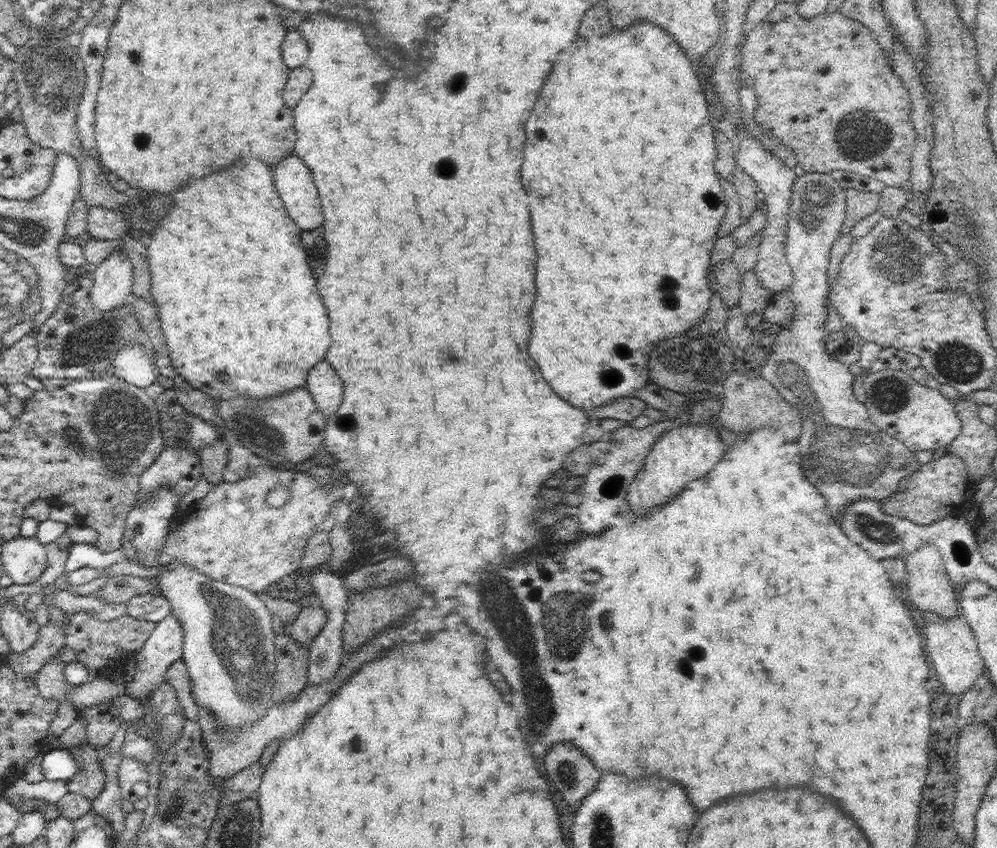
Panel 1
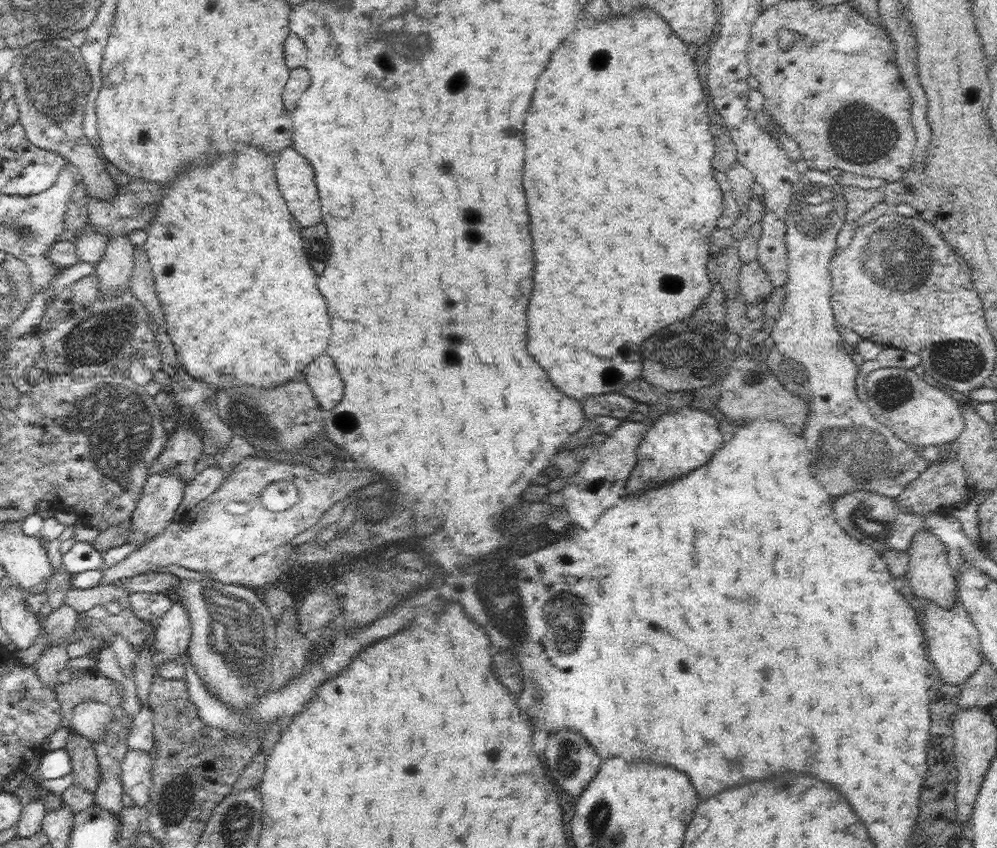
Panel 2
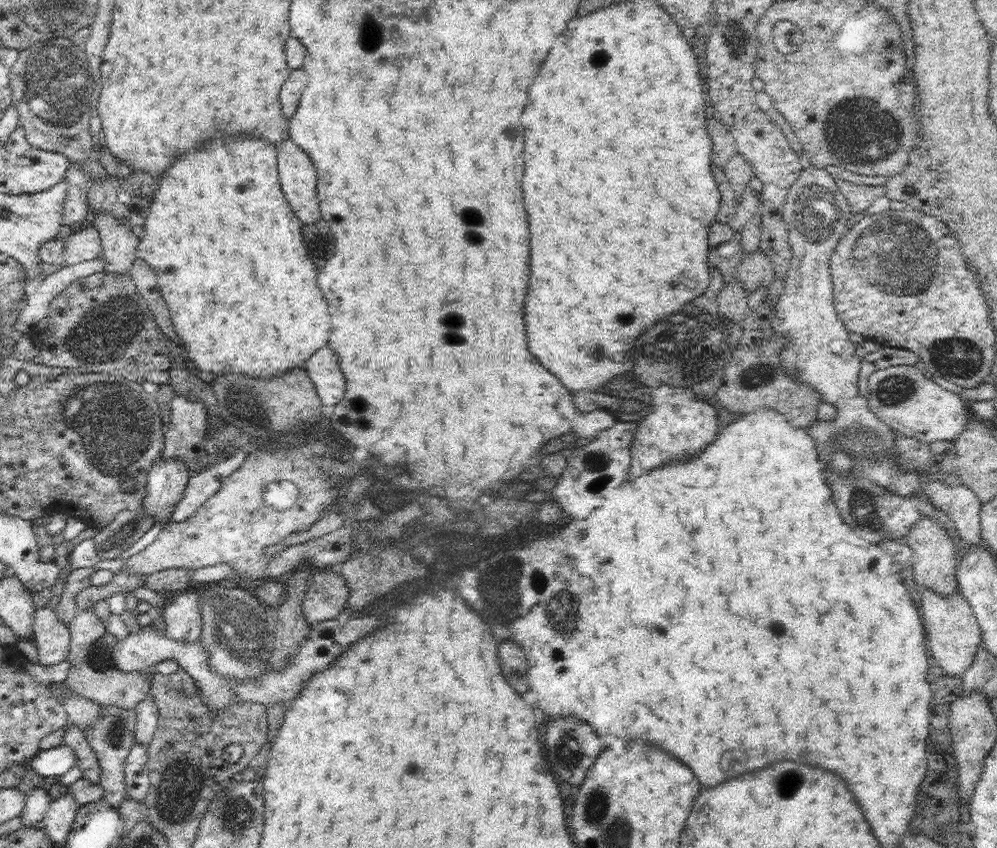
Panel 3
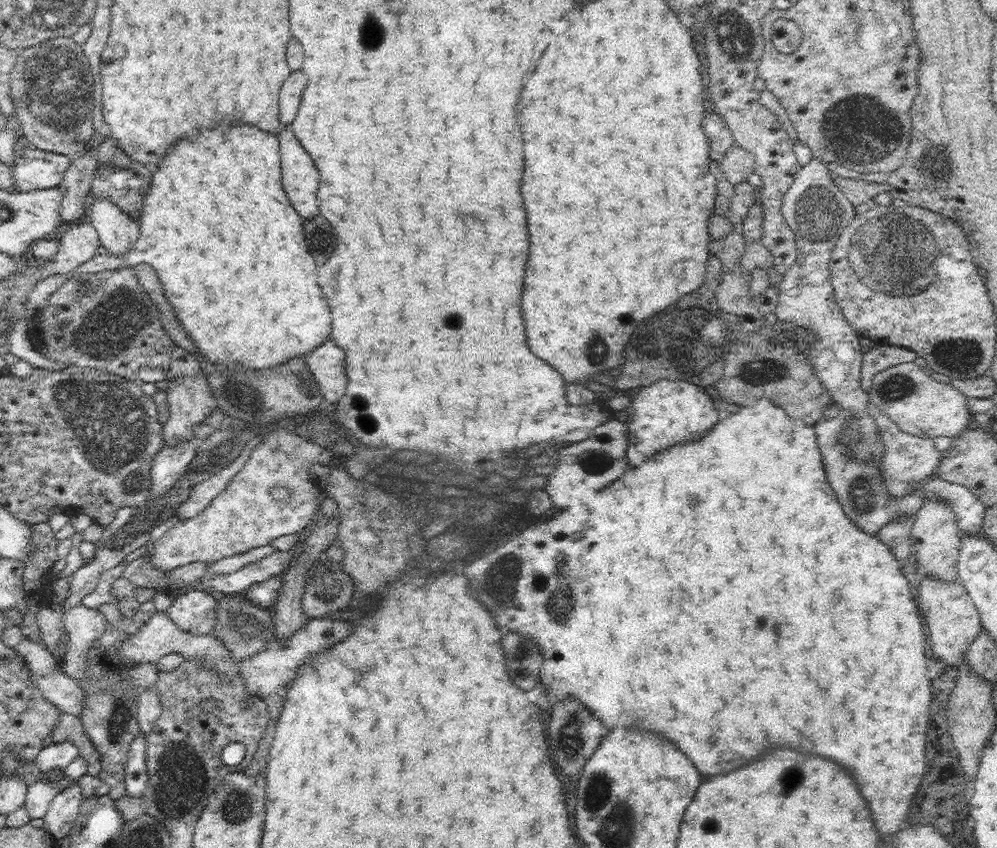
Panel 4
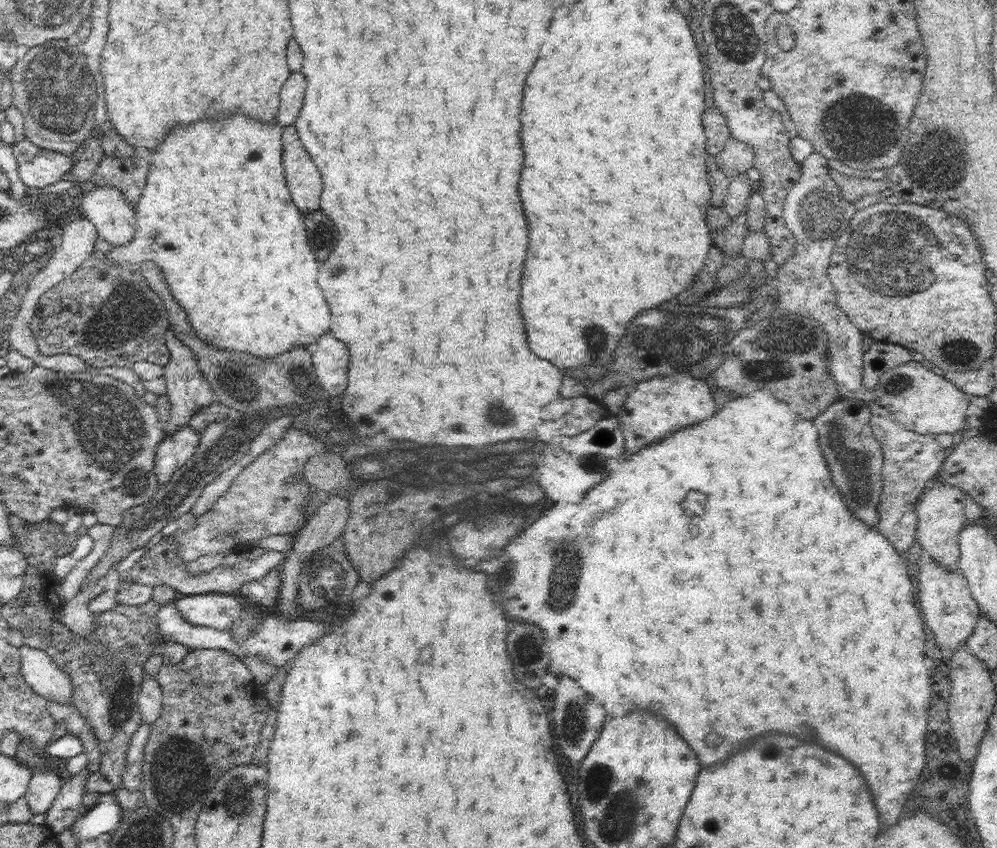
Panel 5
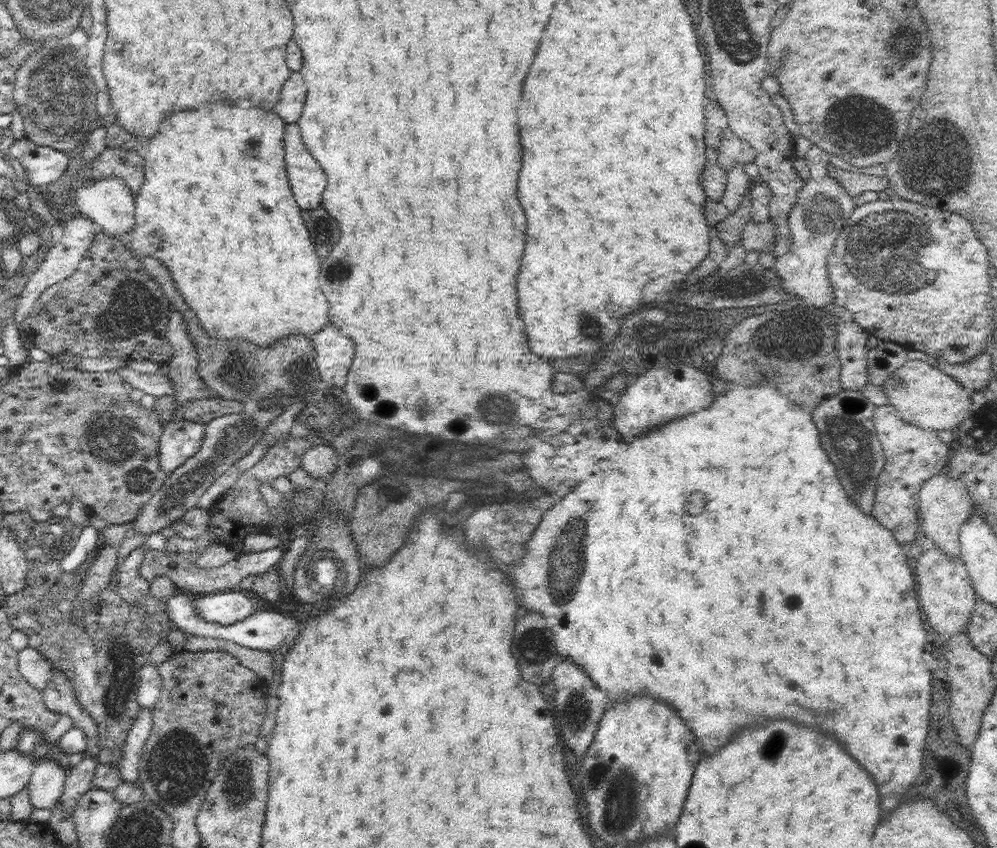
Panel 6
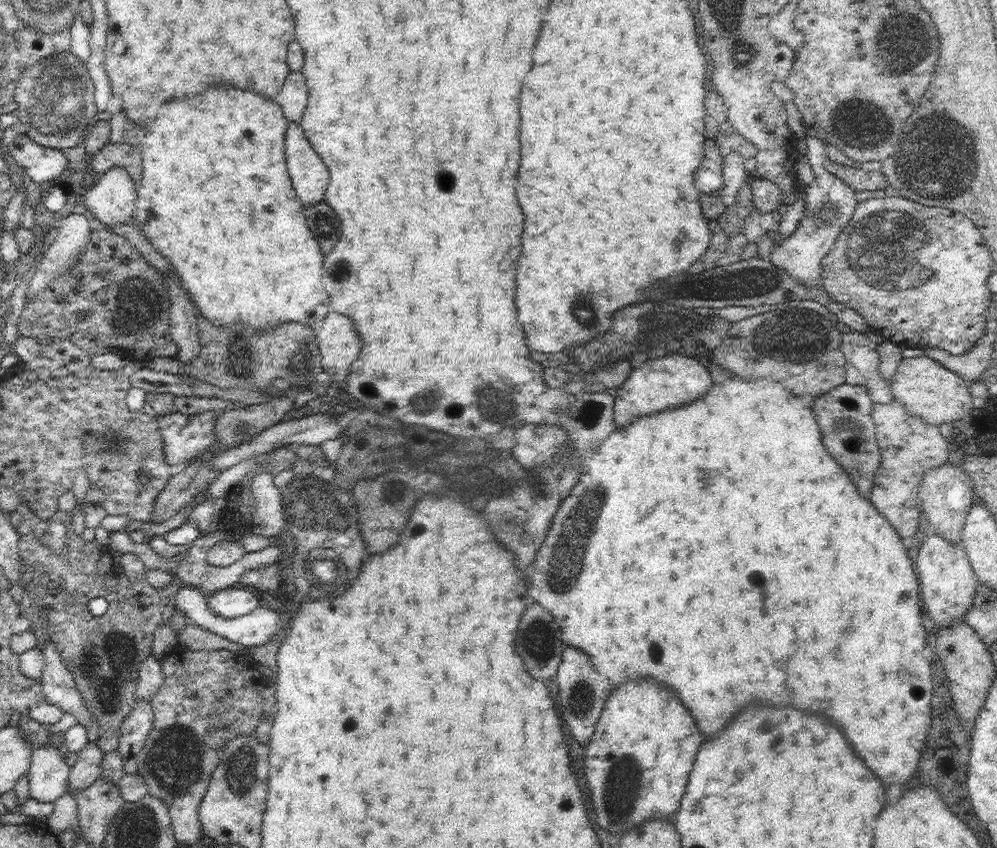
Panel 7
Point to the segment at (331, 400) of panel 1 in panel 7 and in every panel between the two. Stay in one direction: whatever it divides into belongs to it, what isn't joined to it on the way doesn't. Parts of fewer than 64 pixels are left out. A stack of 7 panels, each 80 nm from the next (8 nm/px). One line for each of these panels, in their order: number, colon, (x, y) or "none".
2: (322, 377)
3: (323, 369)
4: (326, 363)
5: (329, 359)
6: (335, 352)
7: (339, 345)

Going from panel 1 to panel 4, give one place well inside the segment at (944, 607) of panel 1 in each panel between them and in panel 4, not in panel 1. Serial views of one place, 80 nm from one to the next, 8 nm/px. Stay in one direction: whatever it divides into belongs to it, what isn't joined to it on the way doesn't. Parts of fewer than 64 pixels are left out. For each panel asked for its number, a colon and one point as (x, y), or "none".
2: (929, 574)
3: (934, 565)
4: (935, 535)

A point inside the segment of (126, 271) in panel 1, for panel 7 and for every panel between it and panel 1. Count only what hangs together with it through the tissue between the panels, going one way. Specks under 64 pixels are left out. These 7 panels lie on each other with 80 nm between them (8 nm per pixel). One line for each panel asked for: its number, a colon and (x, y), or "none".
2: (114, 271)
3: (119, 243)
4: (117, 232)
5: (114, 219)
6: (108, 202)
7: (112, 196)

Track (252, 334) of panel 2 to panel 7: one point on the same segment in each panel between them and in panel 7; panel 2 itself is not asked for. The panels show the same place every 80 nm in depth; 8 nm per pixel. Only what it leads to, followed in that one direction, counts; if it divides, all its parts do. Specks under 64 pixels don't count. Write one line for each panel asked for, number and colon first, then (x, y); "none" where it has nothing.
3: (227, 249)
4: (231, 256)
5: (237, 261)
6: (242, 259)
7: (213, 166)

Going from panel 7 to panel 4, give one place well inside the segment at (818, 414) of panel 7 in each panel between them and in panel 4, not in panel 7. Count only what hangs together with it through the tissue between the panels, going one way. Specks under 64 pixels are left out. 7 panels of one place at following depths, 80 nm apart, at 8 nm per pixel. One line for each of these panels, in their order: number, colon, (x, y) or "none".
4: (859, 485)
5: (854, 456)
6: (845, 422)

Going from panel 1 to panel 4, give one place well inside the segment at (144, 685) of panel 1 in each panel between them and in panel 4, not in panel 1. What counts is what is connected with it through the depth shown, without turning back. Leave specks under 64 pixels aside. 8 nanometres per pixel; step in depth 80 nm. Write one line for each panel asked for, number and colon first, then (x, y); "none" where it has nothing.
2: (172, 633)
3: (181, 617)
4: (194, 610)

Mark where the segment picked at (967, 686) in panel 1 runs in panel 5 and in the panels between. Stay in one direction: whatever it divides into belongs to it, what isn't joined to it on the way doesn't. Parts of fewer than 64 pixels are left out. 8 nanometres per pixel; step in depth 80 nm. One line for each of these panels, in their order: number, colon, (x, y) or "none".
2: (952, 640)
3: (952, 634)
4: (947, 609)
5: (944, 597)

